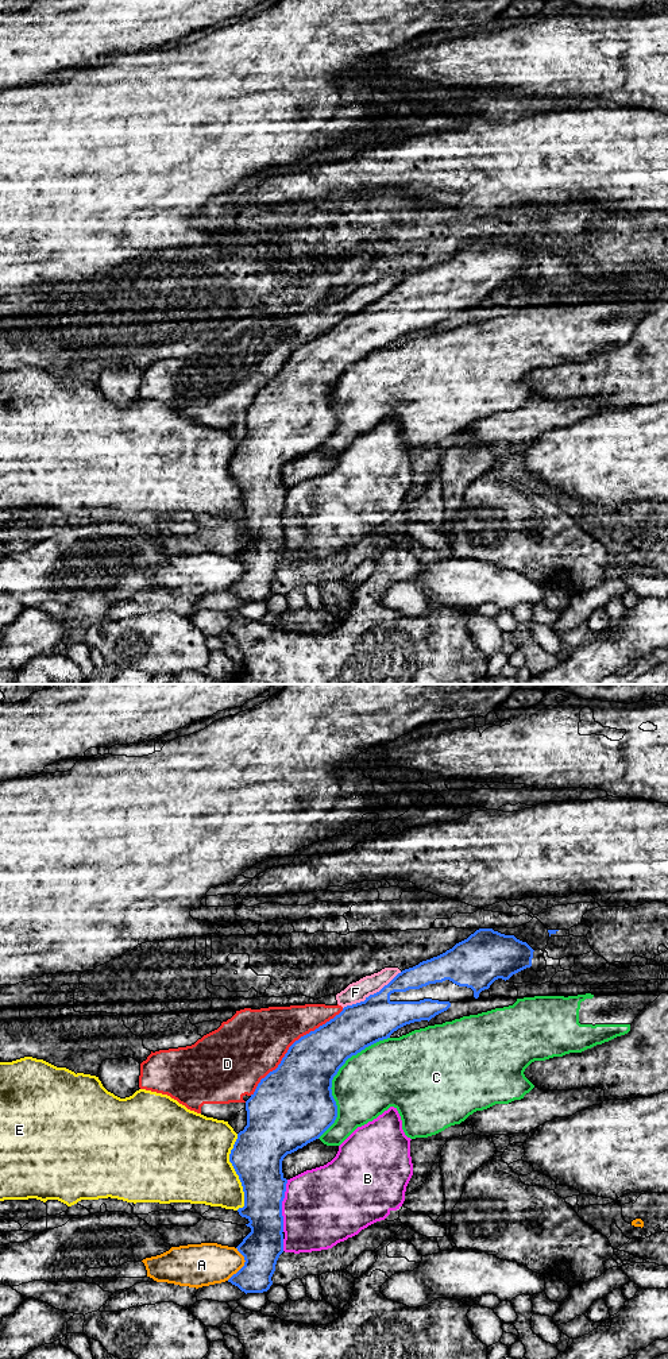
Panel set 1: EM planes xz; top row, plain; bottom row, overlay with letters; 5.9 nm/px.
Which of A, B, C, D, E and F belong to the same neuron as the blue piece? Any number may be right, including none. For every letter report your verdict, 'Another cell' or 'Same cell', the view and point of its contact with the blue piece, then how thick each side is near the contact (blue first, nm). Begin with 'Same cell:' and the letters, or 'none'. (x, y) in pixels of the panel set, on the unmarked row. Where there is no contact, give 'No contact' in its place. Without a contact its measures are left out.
Same cell: none
A: Another cell. Touches blue at xz (244, 574). Thickness 220 nm (blue) against 260 nm
B: Another cell. Touches blue at xz (281, 514). Thickness 260 nm (blue) against 460 nm
C: Another cell. Touches blue at xz (332, 387). Thickness 440 nm (blue) against 380 nm
D: Another cell. Touches blue at xz (290, 355). Thickness 360 nm (blue) against 400 nm
E: Another cell. Touches blue at xz (236, 482). Thickness 300 nm (blue) against 400 nm
F: Another cell. Touches blue at xz (371, 304). Thickness 260 nm (blue) against 120 nm

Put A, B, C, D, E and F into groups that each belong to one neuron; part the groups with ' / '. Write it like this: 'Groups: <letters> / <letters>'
Groups: A / B / C / D F / E

